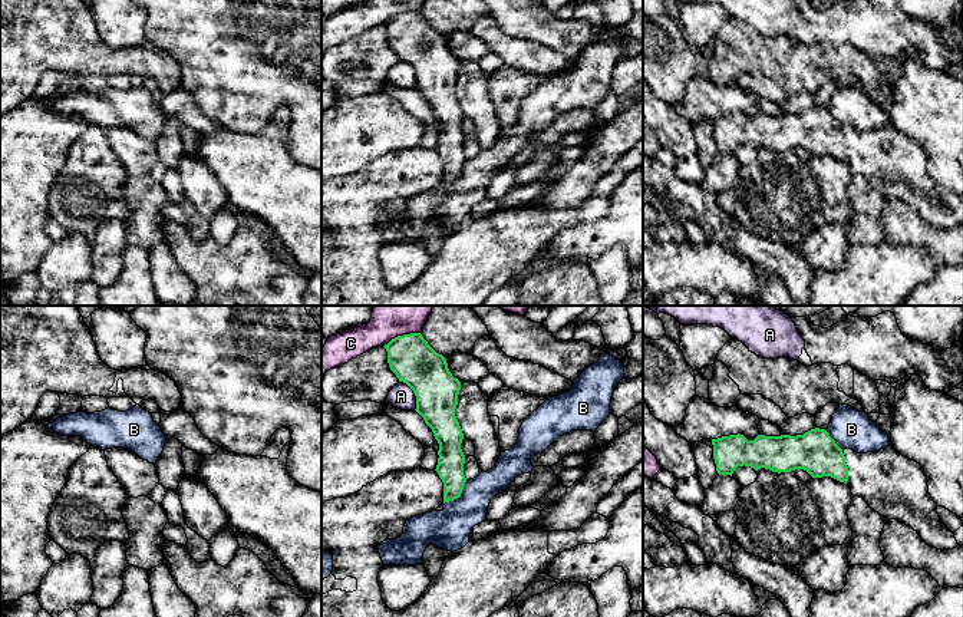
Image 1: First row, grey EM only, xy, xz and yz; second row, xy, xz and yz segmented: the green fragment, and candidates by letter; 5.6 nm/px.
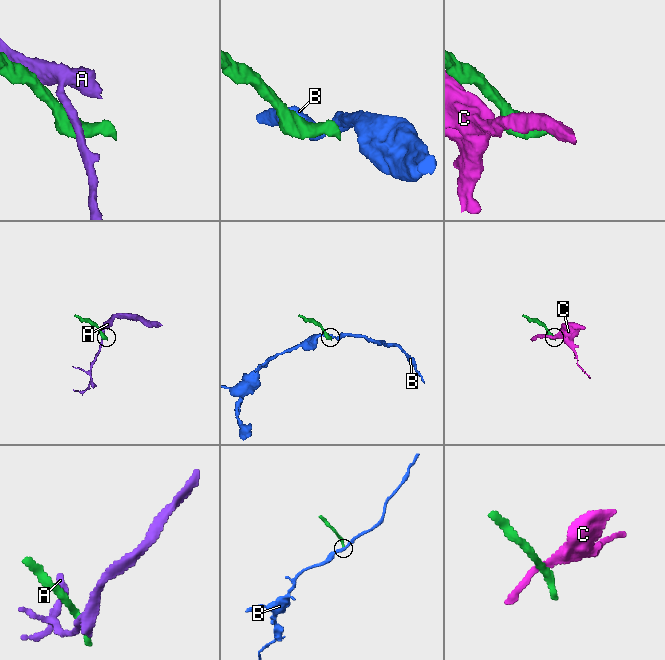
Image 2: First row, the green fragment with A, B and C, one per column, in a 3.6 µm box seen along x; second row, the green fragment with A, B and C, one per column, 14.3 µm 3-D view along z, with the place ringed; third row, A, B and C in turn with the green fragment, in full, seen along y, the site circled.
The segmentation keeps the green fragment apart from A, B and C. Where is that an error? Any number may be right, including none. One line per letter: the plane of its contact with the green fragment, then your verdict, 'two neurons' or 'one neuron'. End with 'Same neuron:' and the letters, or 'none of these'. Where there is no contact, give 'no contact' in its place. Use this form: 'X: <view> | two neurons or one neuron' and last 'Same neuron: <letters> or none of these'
A: xz | two neurons
B: xz | two neurons
C: xz | two neurons
Same neuron: none of these

